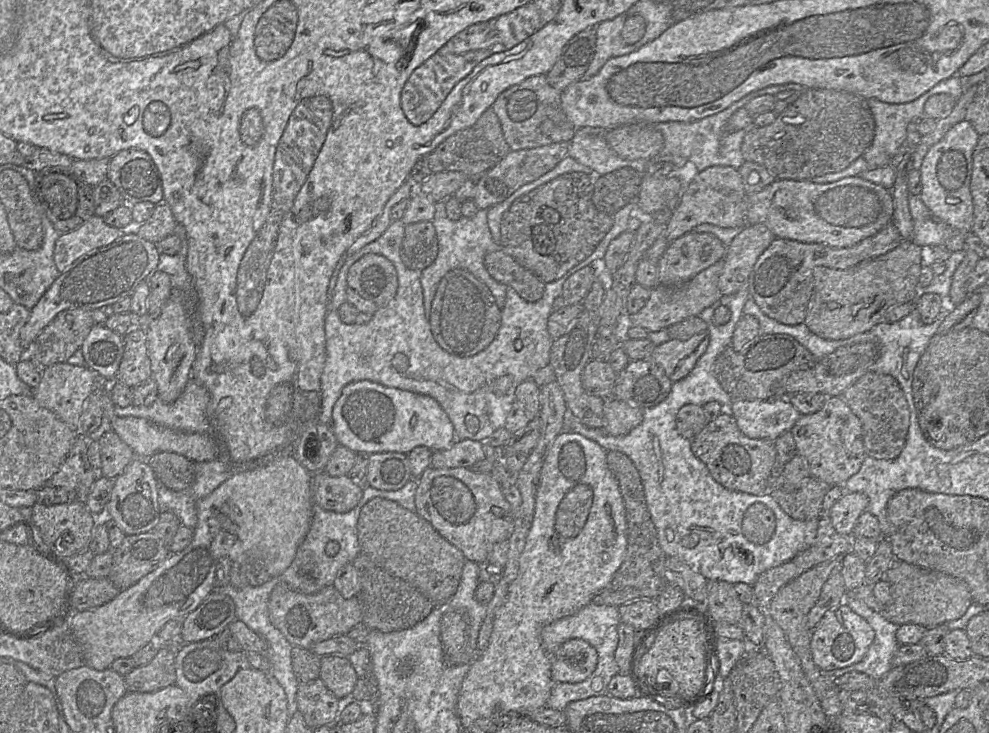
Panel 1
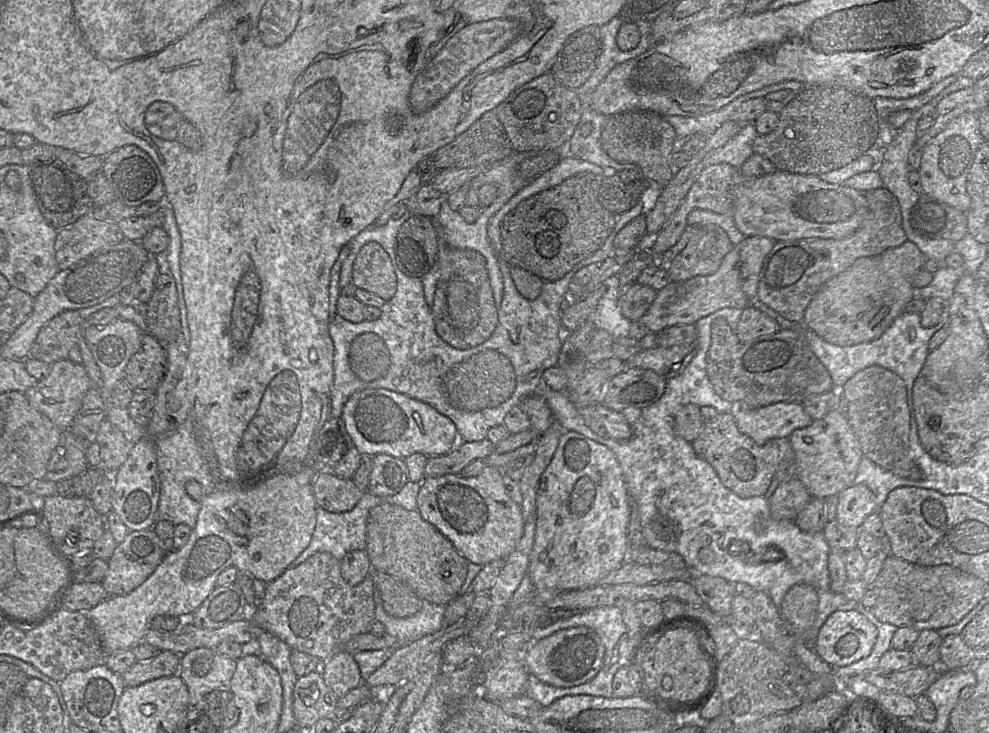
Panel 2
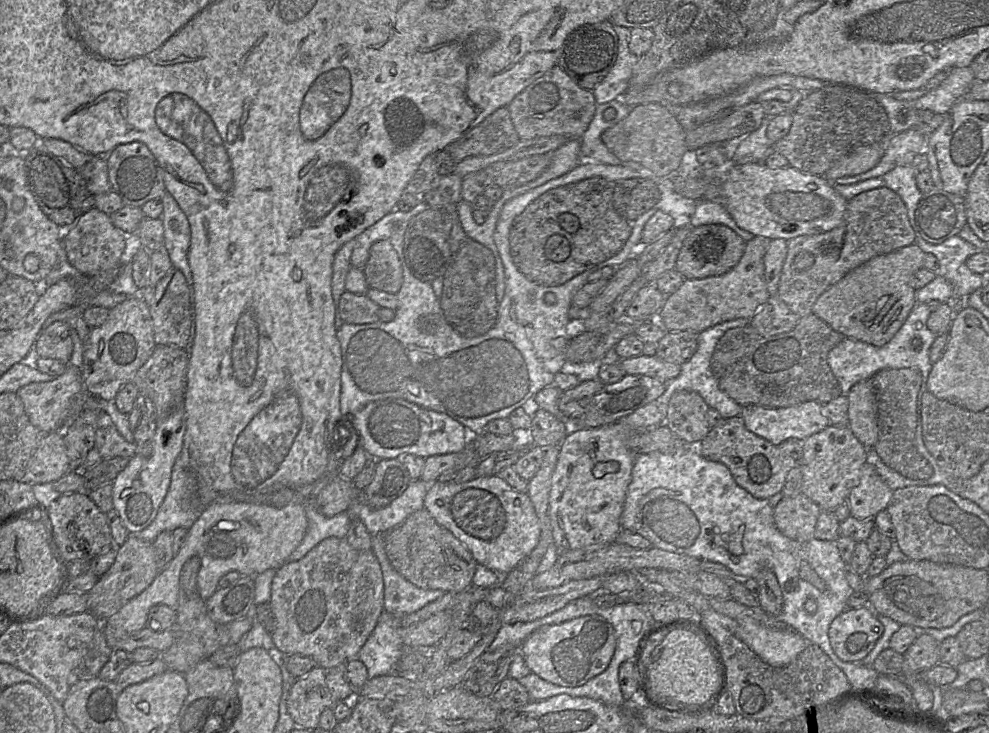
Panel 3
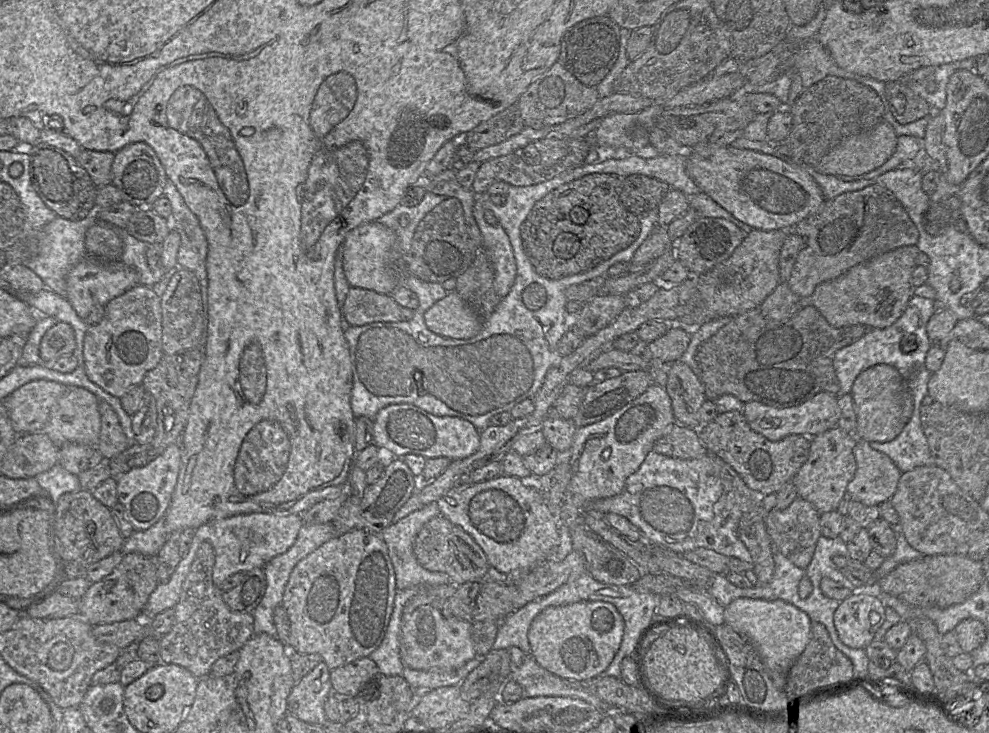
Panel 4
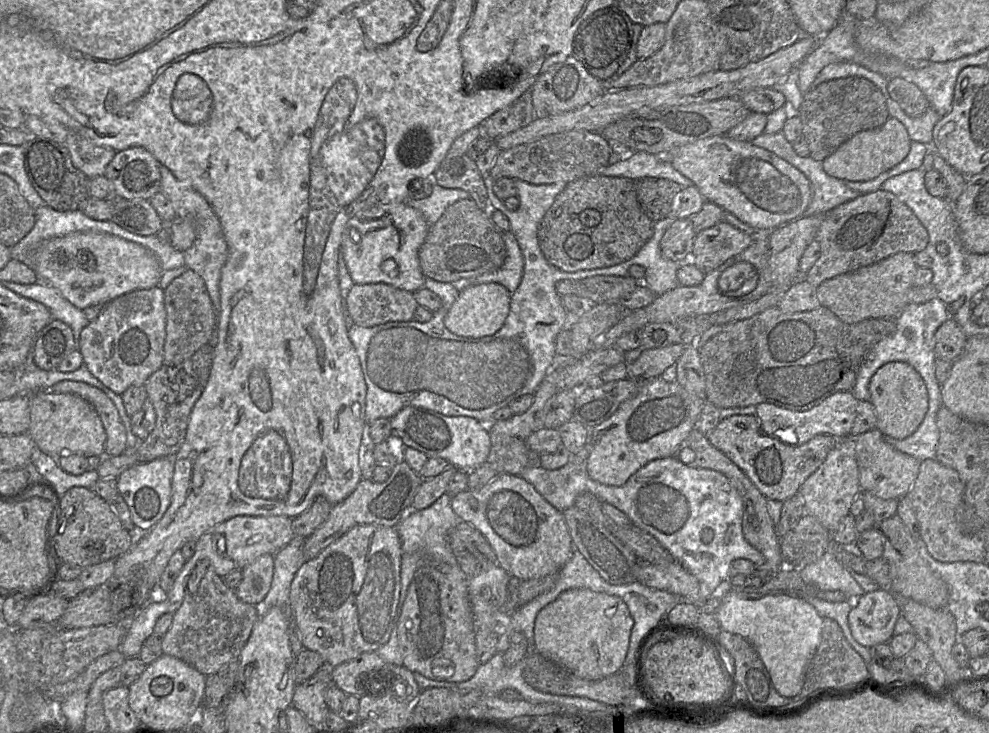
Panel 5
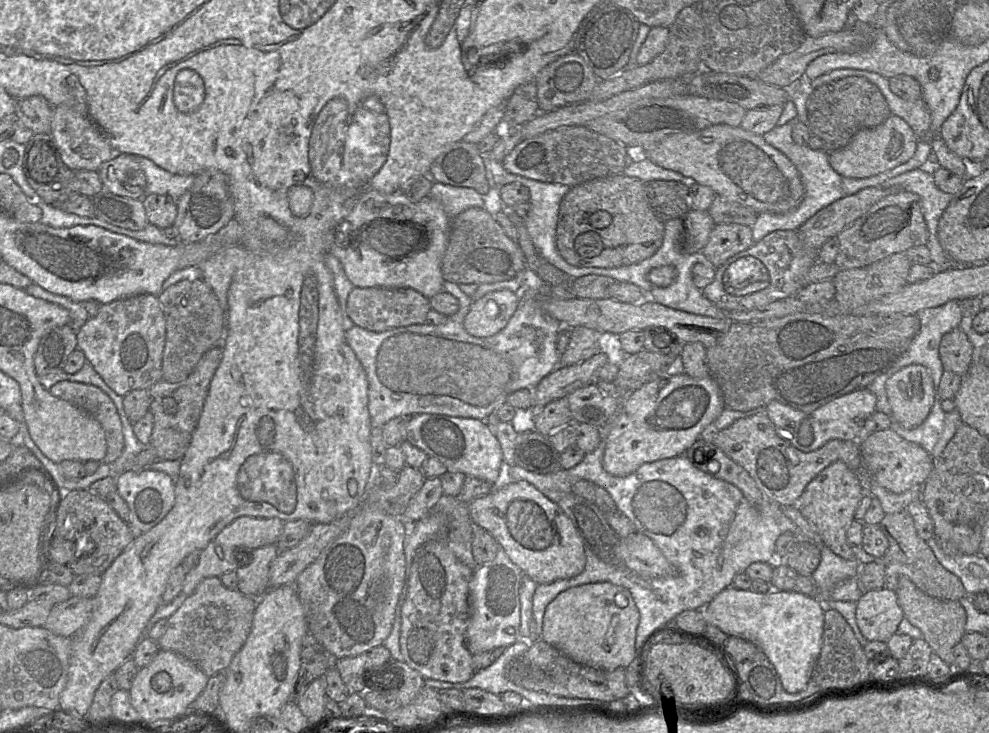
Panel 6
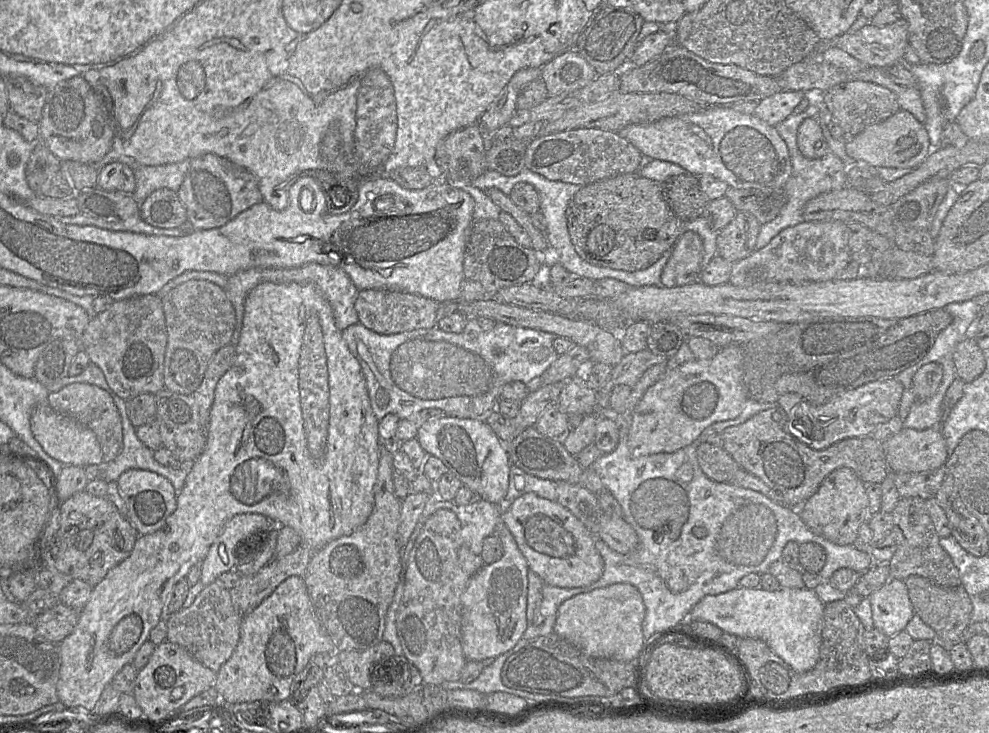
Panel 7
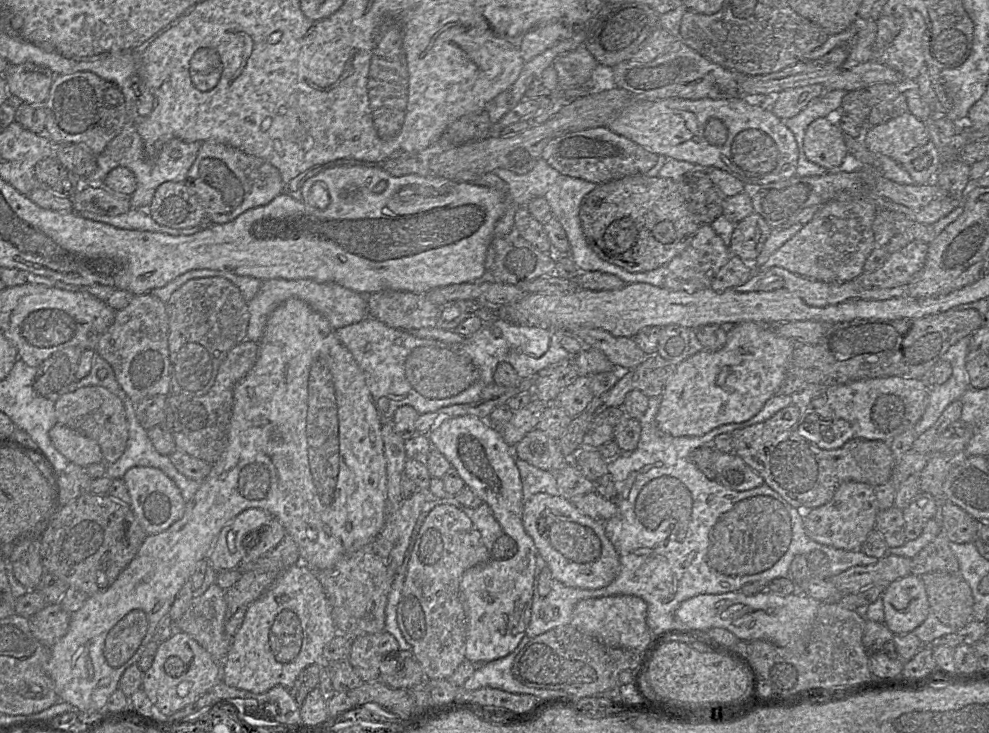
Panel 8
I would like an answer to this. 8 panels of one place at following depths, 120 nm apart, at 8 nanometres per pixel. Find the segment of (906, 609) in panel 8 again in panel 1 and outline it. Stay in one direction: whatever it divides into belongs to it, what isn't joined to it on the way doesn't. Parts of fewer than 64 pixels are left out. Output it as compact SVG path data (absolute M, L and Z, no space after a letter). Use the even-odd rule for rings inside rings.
M846 604L828 610L812 631L810 650L814 664L822 671L845 668L863 659L874 640L868 622Z

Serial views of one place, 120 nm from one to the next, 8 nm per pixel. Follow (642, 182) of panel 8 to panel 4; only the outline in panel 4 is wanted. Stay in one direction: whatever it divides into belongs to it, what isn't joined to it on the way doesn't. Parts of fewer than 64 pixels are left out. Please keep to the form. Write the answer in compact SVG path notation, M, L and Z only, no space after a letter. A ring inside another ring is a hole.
M589 174L559 186L534 204L520 226L520 235L524 252L539 275L556 280L588 271L638 238L640 217L629 212L620 201L622 179L617 175Z

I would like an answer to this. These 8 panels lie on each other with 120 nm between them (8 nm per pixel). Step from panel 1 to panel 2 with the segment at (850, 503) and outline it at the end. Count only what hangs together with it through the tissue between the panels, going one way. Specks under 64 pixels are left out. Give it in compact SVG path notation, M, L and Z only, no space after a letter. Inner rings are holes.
M852 484L838 495L835 521L843 526L860 528L865 517L877 512L875 494L864 484Z

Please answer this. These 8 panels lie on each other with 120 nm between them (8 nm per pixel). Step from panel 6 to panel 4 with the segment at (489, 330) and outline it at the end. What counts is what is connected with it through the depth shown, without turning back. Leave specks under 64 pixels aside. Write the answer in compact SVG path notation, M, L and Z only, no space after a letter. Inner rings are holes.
M456 291L433 304L424 313L424 321L431 332L453 339L473 338L484 322Z

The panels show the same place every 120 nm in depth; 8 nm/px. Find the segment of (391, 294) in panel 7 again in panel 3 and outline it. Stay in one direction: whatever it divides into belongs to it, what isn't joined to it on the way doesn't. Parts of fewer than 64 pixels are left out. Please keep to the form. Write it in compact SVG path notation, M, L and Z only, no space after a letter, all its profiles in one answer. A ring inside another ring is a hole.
M344 291L338 303L338 312L345 323L368 324L379 321L380 306L366 294Z

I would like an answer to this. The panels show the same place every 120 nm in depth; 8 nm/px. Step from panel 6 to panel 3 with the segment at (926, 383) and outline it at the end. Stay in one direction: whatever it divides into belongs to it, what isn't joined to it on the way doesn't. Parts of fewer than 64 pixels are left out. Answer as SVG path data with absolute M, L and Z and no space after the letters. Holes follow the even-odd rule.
M871 378L854 384L845 396L848 401L845 425L865 448L872 448L878 439L878 404Z

